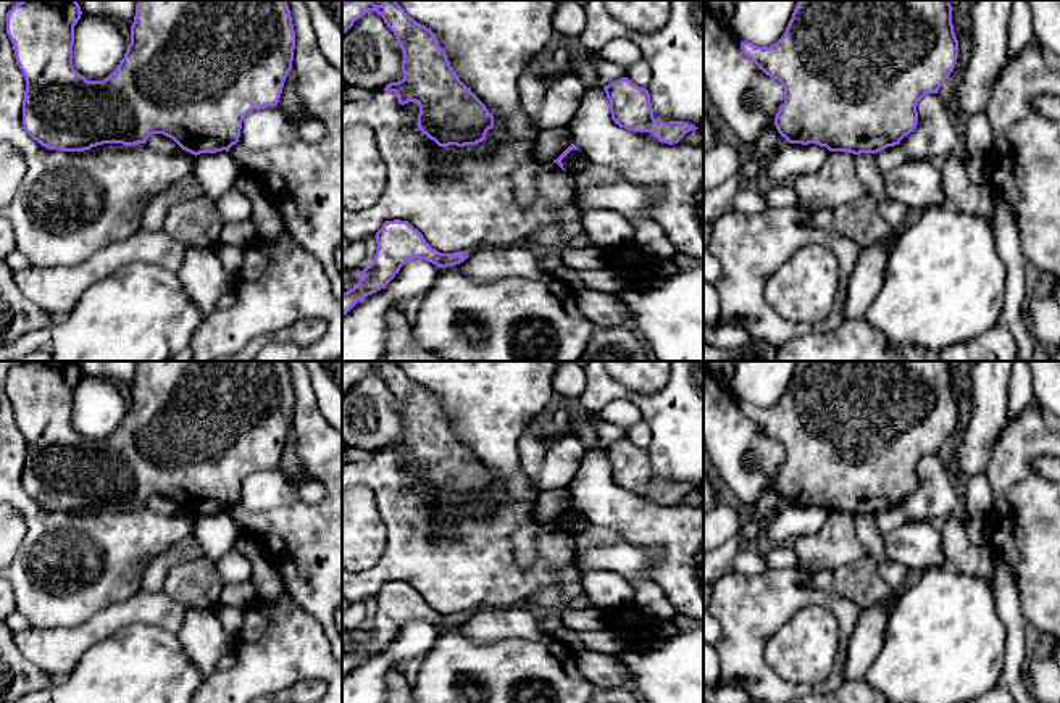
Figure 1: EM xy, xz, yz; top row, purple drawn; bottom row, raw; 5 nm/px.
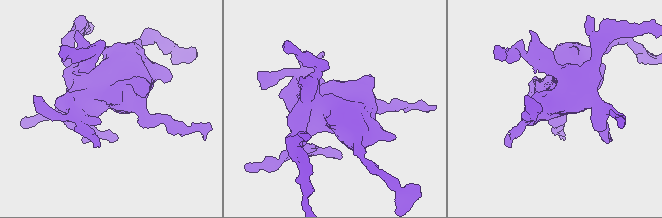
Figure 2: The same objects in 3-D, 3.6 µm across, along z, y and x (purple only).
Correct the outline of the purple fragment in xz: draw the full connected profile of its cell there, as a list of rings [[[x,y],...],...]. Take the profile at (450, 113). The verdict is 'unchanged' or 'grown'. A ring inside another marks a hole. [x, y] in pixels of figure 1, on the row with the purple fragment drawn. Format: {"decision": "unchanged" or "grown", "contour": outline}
{"decision": "unchanged", "contour": [[[348,0],[342,3],[342,35],[368,11],[381,15],[400,44],[403,53],[403,79],[387,84],[384,90],[395,92],[400,105],[415,102],[419,106],[416,123],[419,131],[439,147],[465,147],[486,140],[487,131],[494,127],[492,113],[471,89],[458,79],[436,34],[410,18],[397,0],[384,0],[381,5],[374,5],[371,0]]]}

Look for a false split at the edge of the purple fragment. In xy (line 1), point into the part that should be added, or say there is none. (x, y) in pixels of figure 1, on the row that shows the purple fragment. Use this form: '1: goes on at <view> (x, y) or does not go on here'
1: does not go on here

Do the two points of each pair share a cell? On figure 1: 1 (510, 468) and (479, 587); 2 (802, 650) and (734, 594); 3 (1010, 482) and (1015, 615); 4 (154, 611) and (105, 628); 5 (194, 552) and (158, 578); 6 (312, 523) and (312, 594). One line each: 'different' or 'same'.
1: different
2: different
3: different
4: same
5: same
6: same

